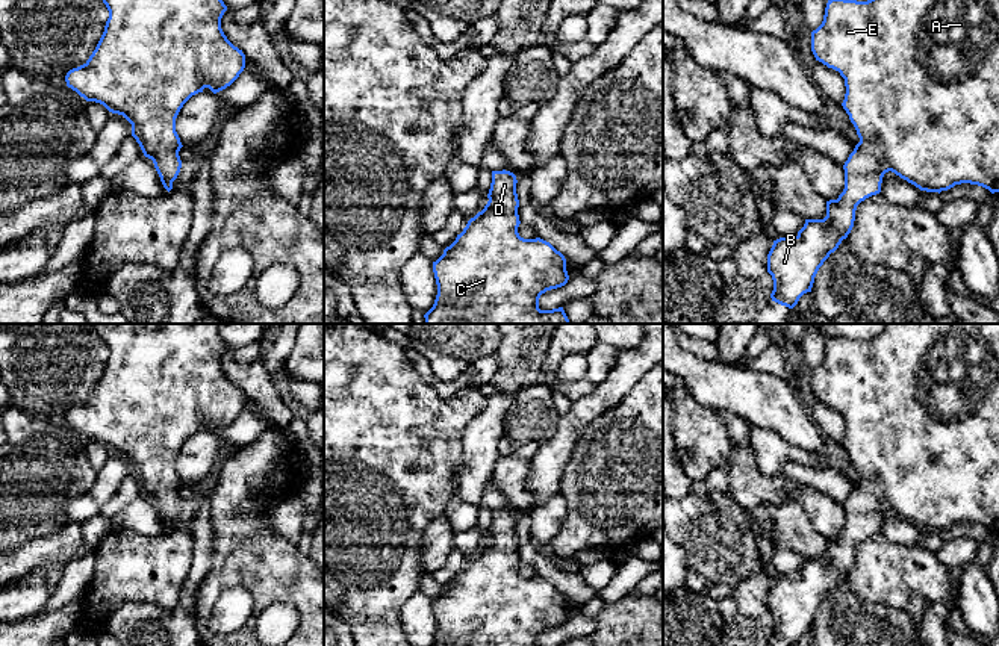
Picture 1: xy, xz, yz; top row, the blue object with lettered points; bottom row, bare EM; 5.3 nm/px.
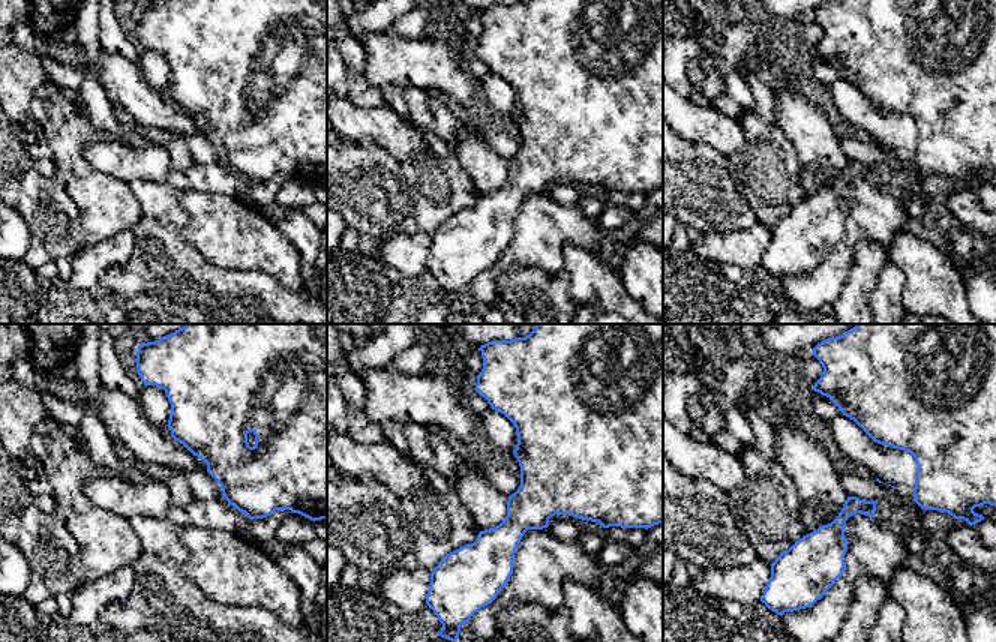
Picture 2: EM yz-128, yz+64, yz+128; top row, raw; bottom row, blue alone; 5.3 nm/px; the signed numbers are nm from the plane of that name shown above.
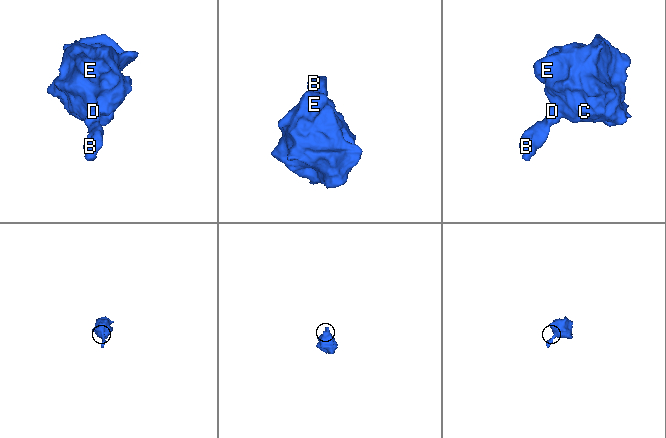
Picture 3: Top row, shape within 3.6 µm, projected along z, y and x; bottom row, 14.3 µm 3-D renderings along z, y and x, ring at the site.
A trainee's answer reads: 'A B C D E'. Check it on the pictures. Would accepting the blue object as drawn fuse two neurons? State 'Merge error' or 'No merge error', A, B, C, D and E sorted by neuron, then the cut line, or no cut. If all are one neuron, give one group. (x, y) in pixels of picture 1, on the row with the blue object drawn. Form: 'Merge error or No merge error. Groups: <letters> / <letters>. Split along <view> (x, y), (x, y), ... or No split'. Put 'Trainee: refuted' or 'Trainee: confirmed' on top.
Trainee: confirmed
No merge error. Groups: A B C D E. No split

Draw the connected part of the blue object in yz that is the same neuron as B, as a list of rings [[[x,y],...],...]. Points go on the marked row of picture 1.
[[[828,0],[822,24],[811,32],[811,51],[816,61],[840,73],[845,79],[846,94],[842,103],[854,124],[860,142],[843,165],[845,189],[837,200],[826,201],[823,219],[805,219],[804,227],[792,238],[780,238],[767,254],[767,272],[773,280],[772,301],[793,309],[799,298],[811,292],[814,277],[823,262],[834,253],[854,227],[857,206],[866,198],[881,192],[885,172],[892,171],[920,191],[941,192],[955,185],[970,183],[999,192],[999,0]]]

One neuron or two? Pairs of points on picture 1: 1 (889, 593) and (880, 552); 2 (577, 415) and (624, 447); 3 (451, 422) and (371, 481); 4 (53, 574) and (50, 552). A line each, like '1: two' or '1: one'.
1: one
2: two
3: one
4: two

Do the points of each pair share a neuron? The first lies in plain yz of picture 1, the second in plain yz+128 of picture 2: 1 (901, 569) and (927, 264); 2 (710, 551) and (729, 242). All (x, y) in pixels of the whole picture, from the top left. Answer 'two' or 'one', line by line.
1: two
2: two

